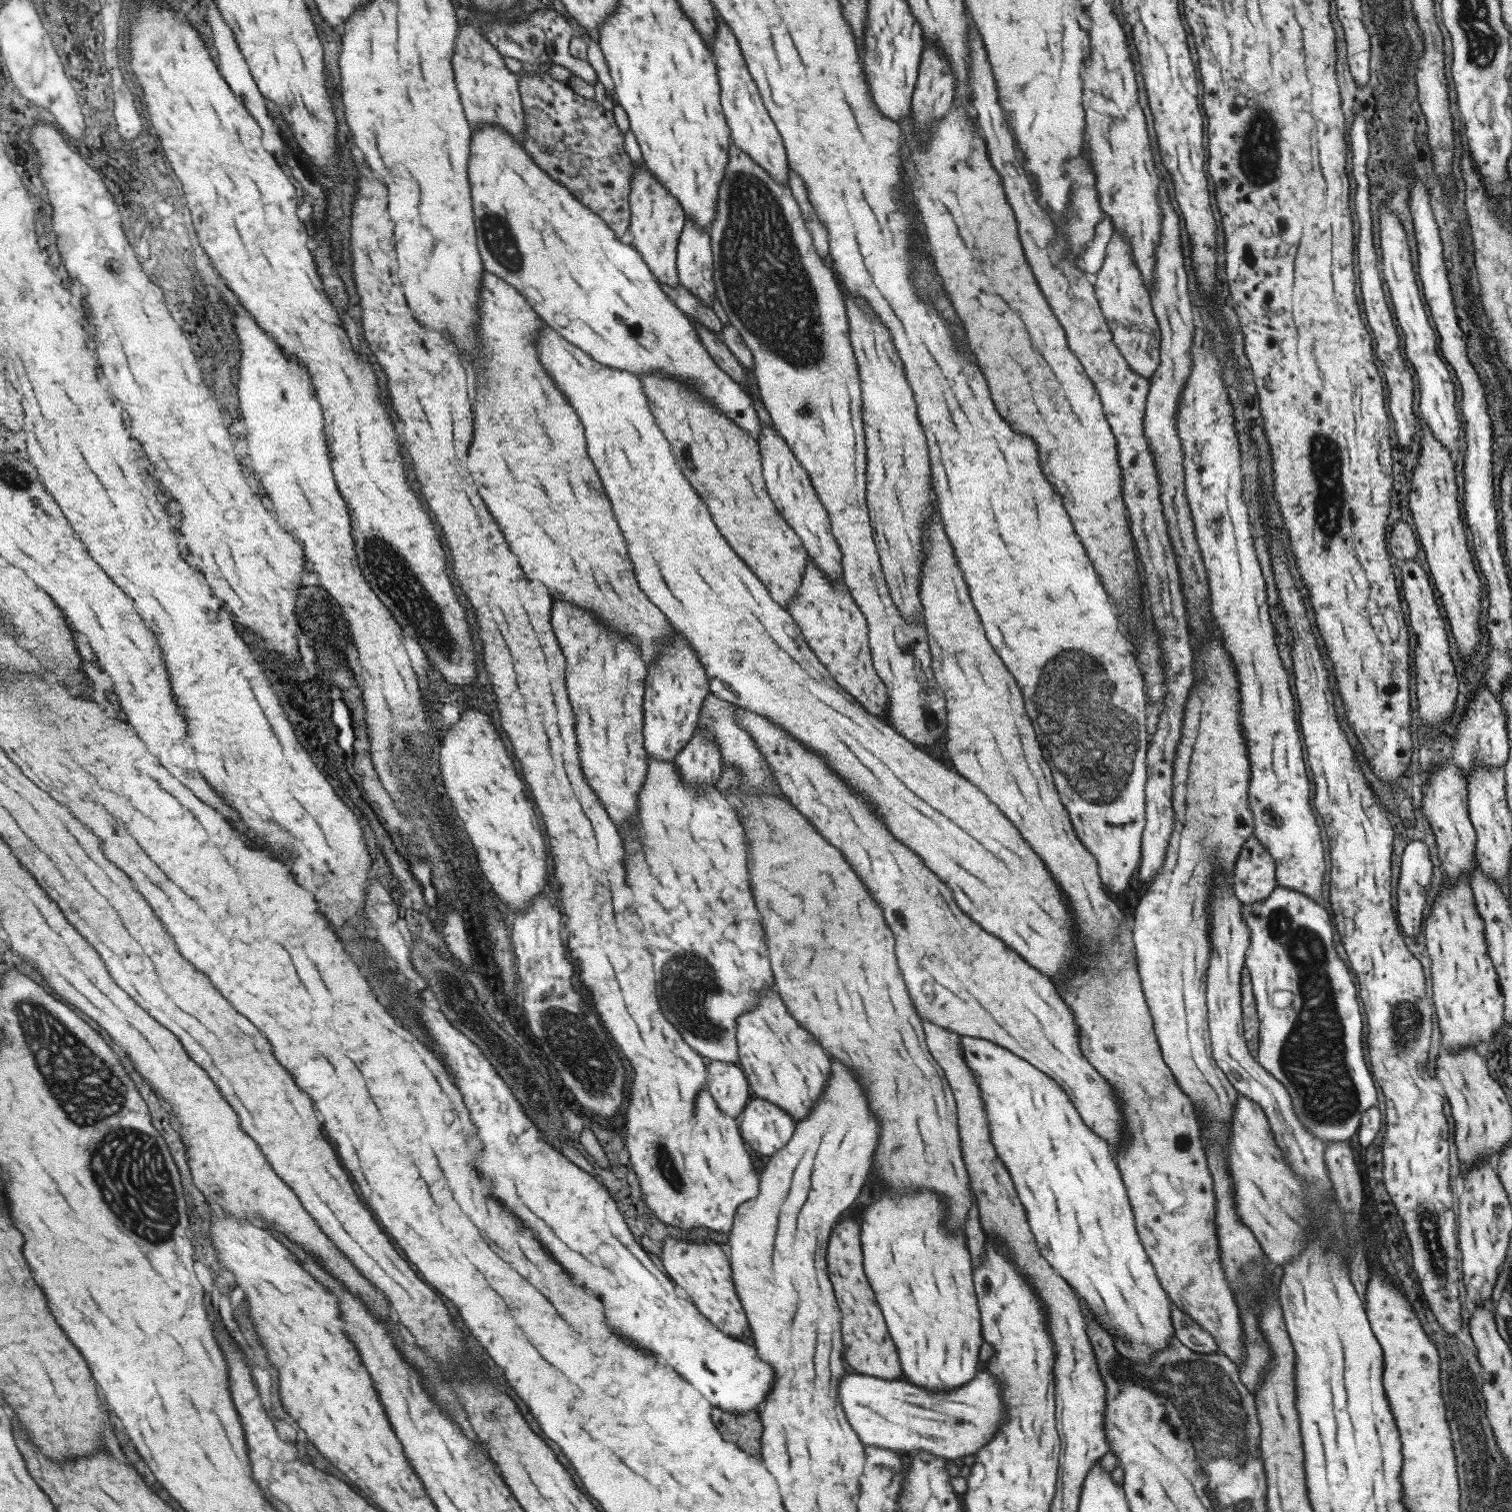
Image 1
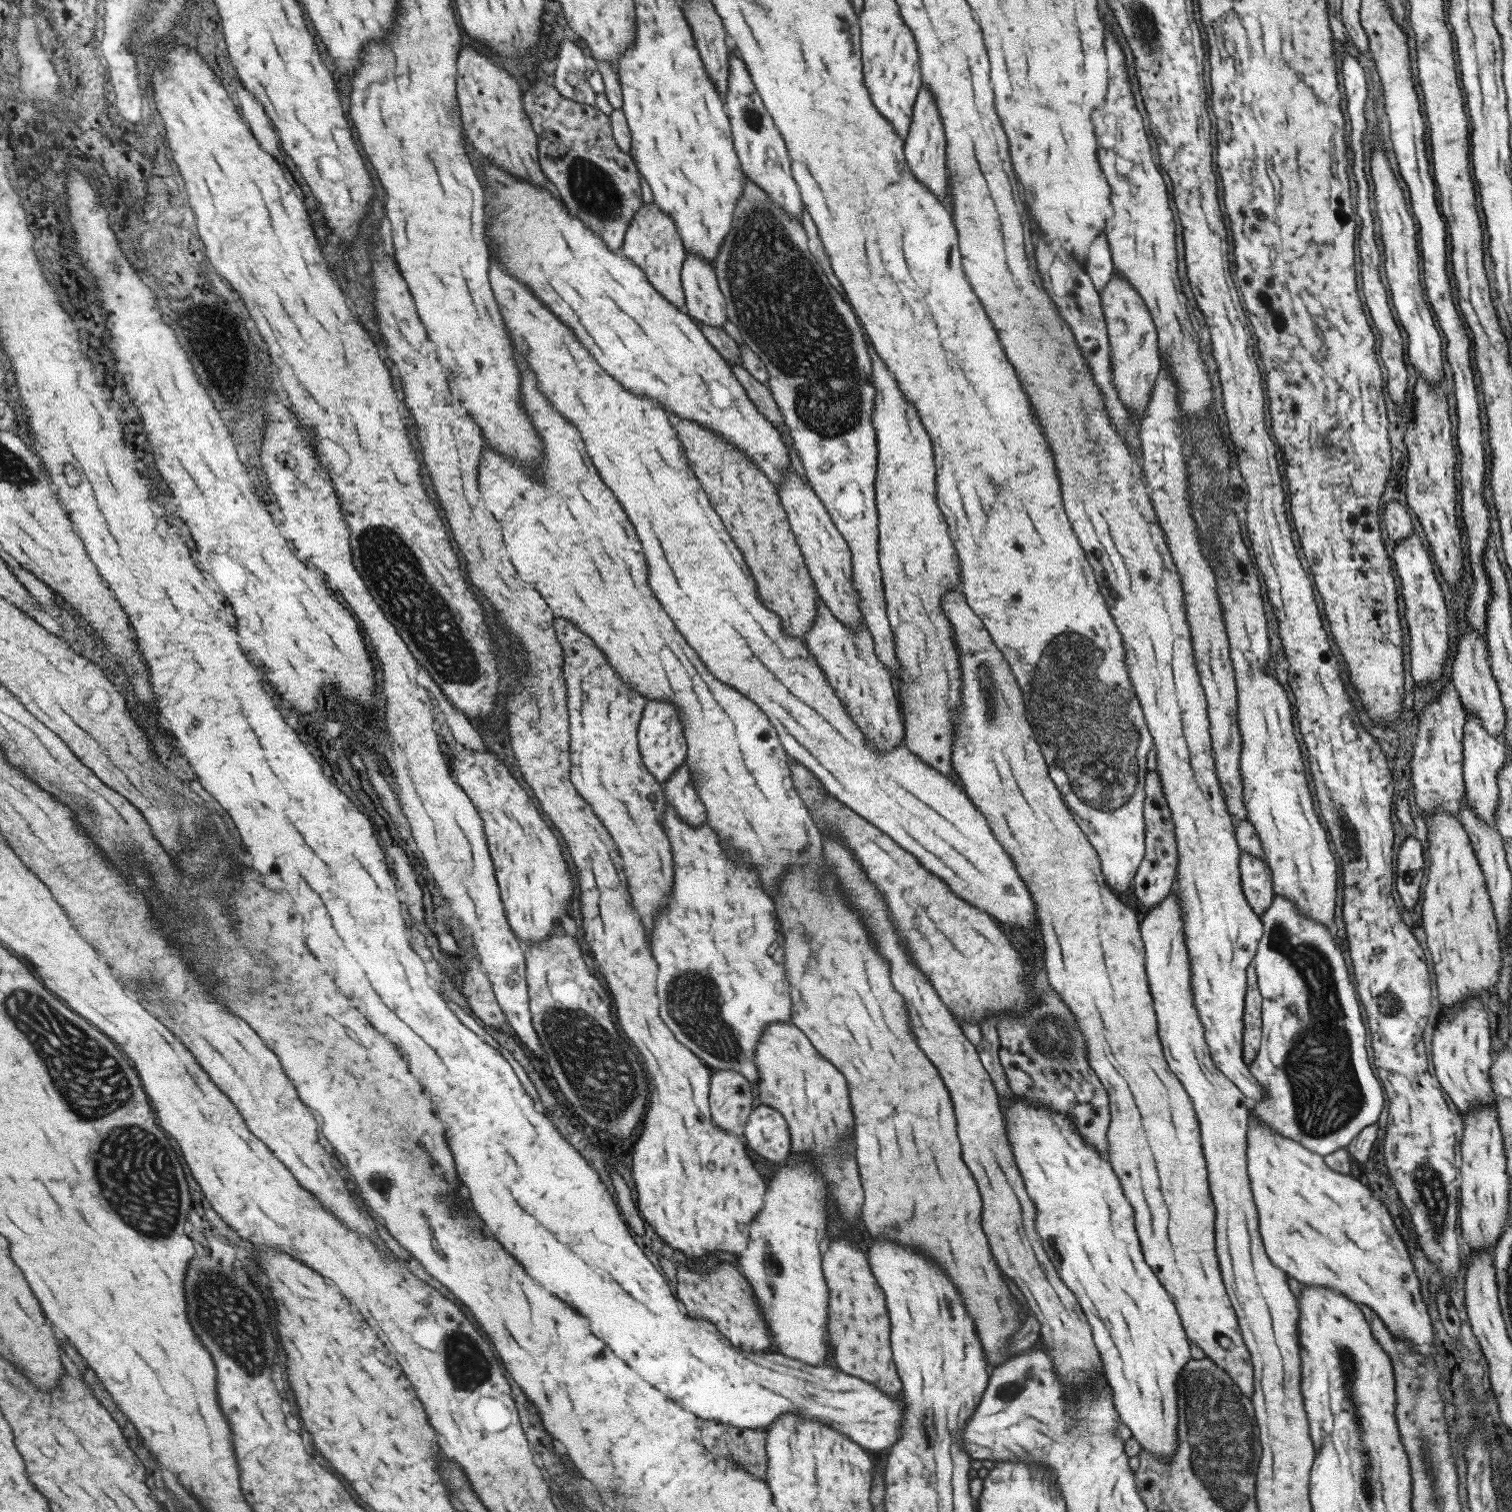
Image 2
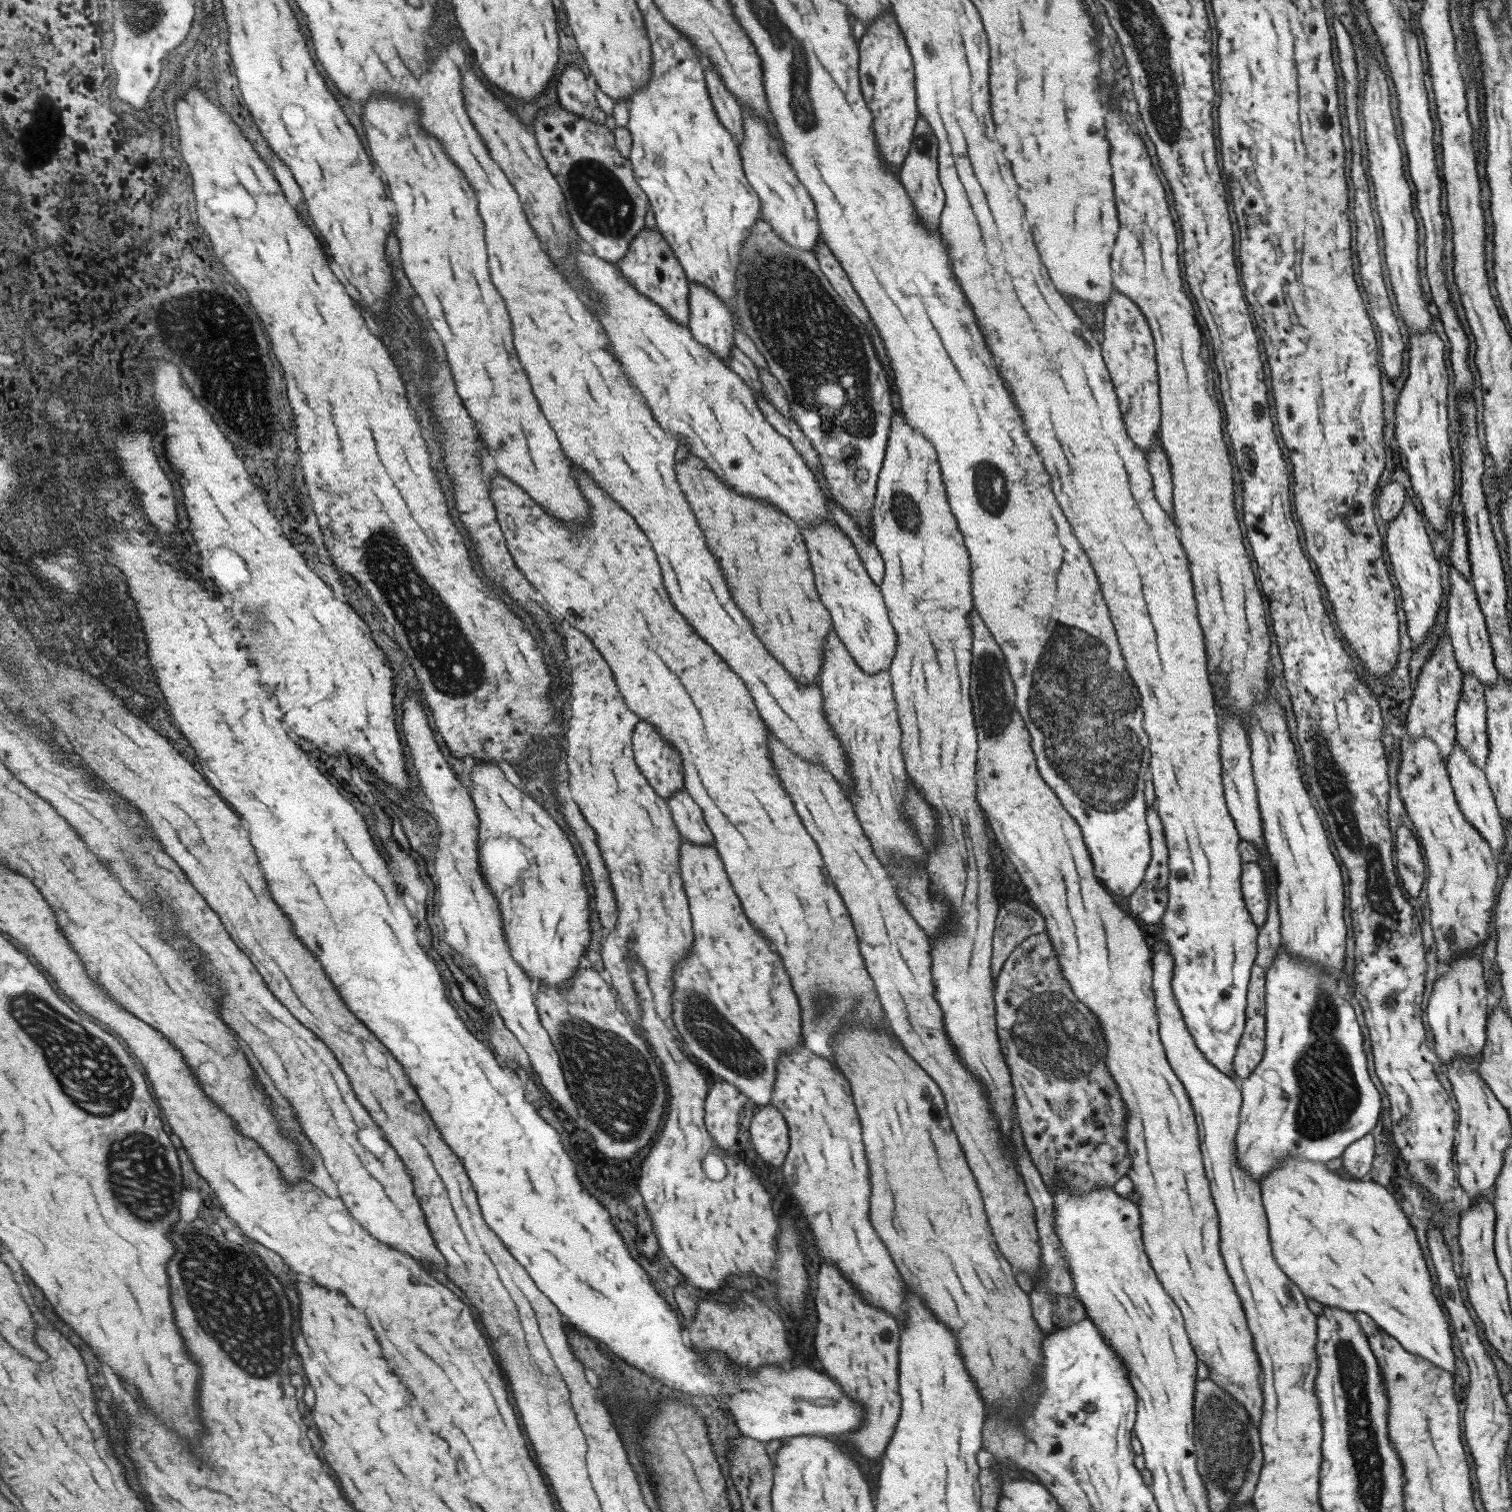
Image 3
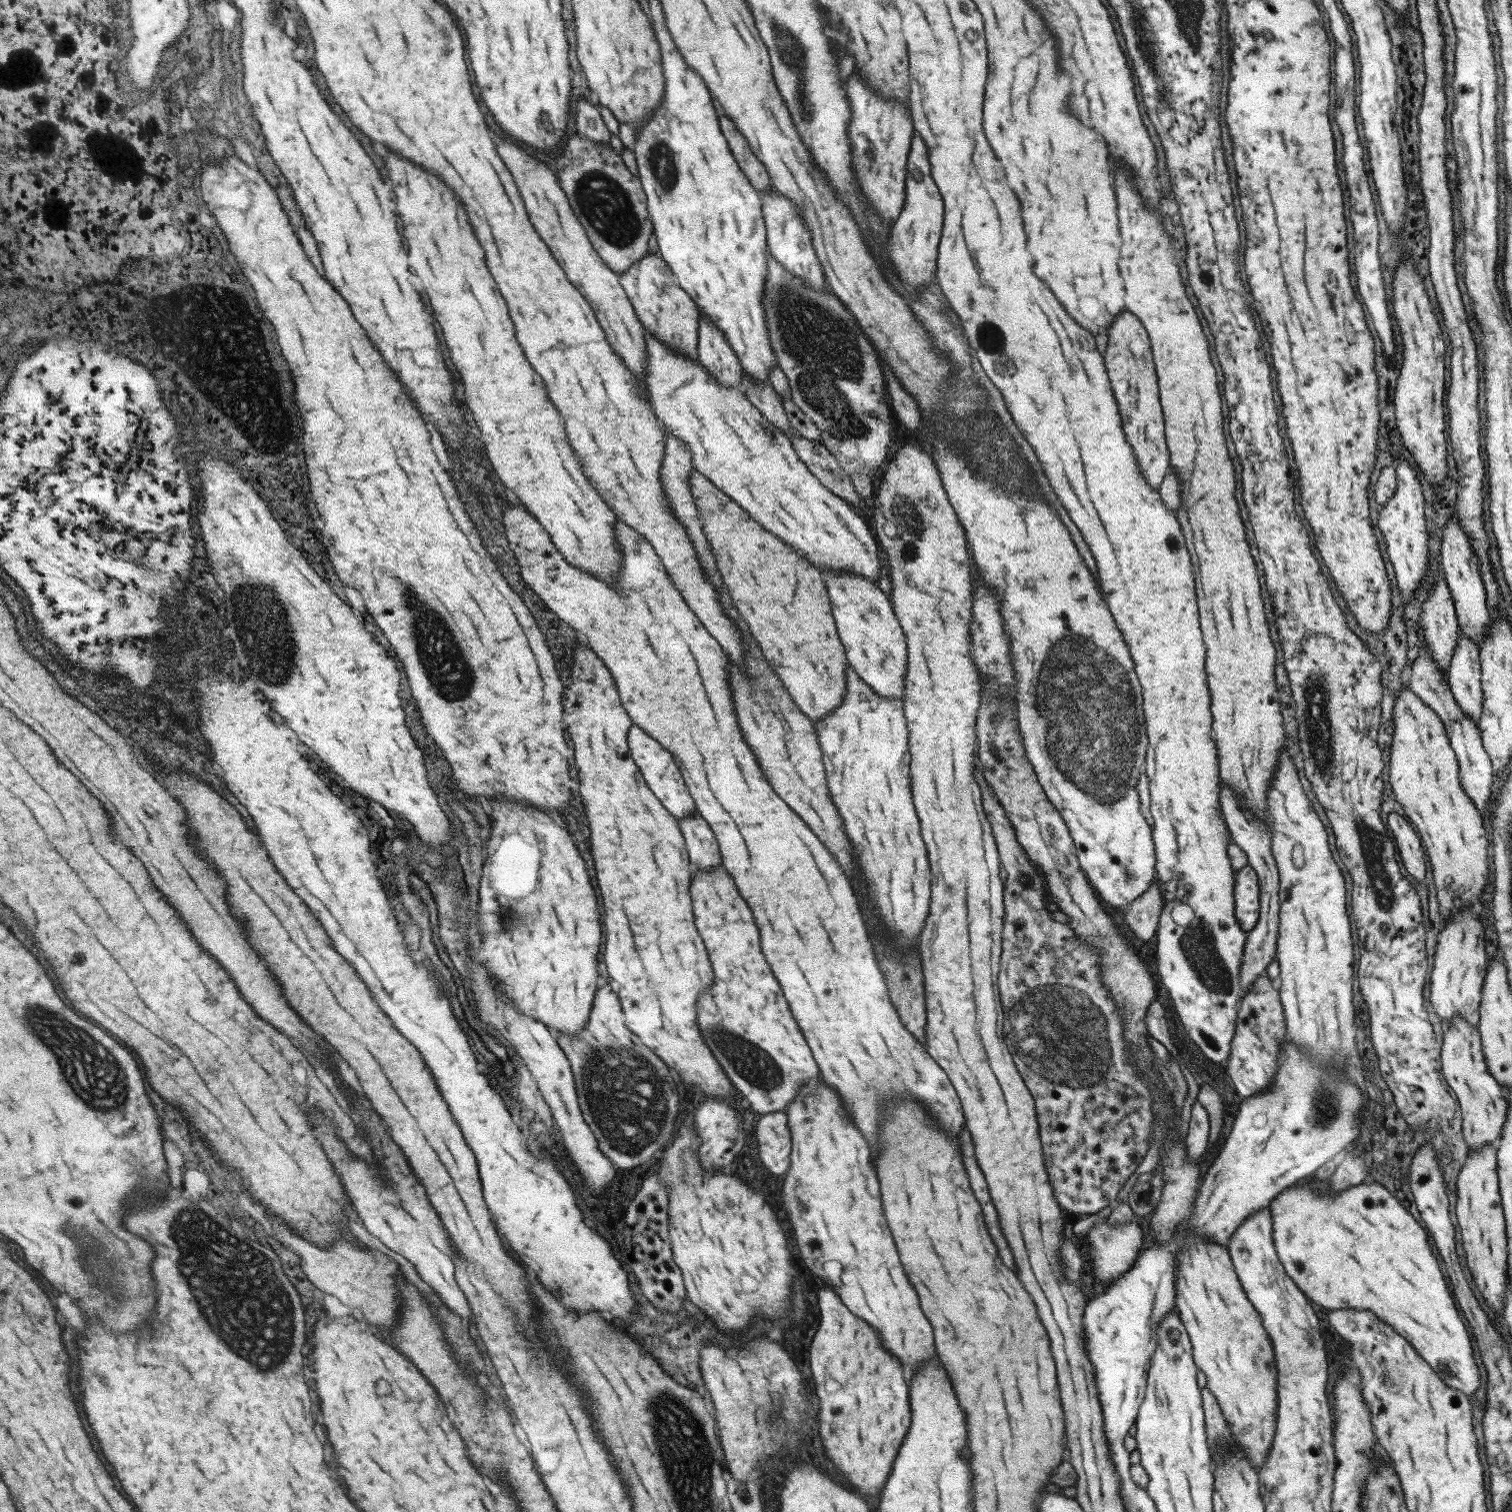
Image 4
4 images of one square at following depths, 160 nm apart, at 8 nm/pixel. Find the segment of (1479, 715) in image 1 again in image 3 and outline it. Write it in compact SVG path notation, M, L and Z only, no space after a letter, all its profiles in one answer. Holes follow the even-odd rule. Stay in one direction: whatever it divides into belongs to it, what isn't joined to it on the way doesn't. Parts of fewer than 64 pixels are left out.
M1450 564L1448 569L1449 597L1447 599L1446 633L1453 649L1453 659L1461 675L1473 675L1479 684L1494 684L1498 680L1493 663L1492 648L1473 585Z

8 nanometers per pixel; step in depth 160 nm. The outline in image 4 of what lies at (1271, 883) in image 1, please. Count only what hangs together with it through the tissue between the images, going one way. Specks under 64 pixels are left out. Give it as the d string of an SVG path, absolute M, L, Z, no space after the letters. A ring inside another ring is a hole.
M1242 866L1234 874L1234 915L1245 933L1257 922L1259 912L1258 878L1249 866Z

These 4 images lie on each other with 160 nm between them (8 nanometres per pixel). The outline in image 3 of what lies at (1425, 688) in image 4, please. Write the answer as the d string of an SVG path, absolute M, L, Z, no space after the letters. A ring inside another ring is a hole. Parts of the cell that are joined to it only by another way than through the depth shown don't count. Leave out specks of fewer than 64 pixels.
M1454 742L1452 752L1449 753L1446 771L1459 811L1461 811L1465 820L1489 845L1490 851L1495 854L1494 858L1499 858L1503 854L1503 846L1505 846L1504 828L1501 824L1497 808L1495 807L1495 800L1488 787L1484 771L1477 768L1470 761L1470 758L1456 742Z

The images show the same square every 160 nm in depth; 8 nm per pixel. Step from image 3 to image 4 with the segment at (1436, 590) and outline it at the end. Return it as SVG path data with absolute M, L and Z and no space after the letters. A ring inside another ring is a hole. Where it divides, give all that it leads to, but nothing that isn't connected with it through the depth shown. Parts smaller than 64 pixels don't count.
M1397 462L1394 467L1396 489L1383 504L1377 516L1377 528L1383 536L1387 558L1393 567L1393 576L1397 582L1404 602L1411 600L1416 588L1423 584L1427 574L1427 532L1425 531L1425 512L1423 512L1423 494L1415 470L1407 462Z

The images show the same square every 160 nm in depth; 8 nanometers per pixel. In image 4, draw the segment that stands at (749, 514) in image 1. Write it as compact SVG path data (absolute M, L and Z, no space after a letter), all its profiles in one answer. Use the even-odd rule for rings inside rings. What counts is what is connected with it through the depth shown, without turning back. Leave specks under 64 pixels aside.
M694 469L688 476L688 489L700 514L701 528L715 558L721 582L729 590L729 598L739 612L739 618L747 624L761 654L767 658L769 666L781 674L779 680L785 684L787 694L795 704L799 704L799 710L809 720L817 720L819 716L831 712L845 694L843 674L845 666L849 664L836 633L834 618L829 612L830 600L819 570L801 558L791 546L783 544L779 537L755 522L736 502Z

